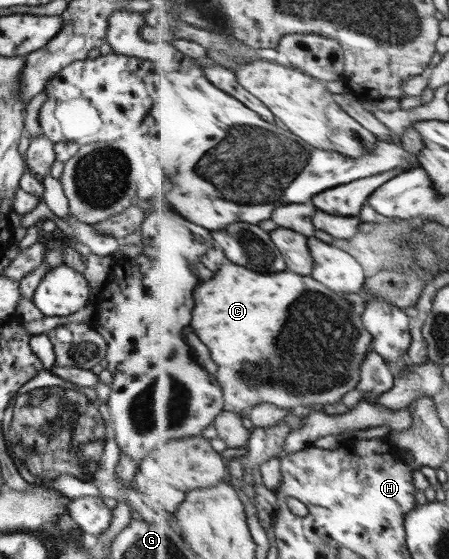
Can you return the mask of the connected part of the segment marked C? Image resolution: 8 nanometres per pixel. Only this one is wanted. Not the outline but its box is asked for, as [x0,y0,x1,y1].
[192,262,374,413]

